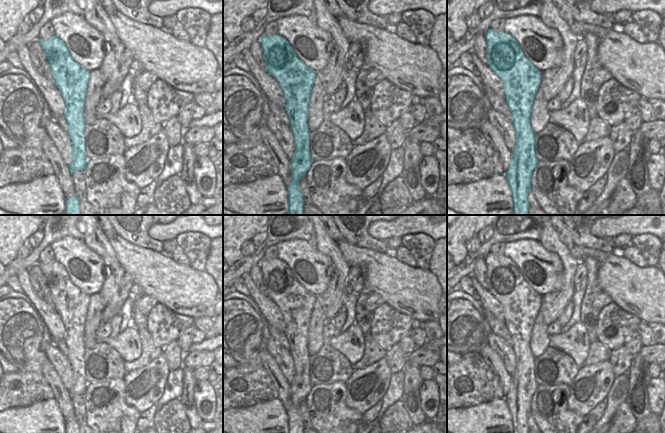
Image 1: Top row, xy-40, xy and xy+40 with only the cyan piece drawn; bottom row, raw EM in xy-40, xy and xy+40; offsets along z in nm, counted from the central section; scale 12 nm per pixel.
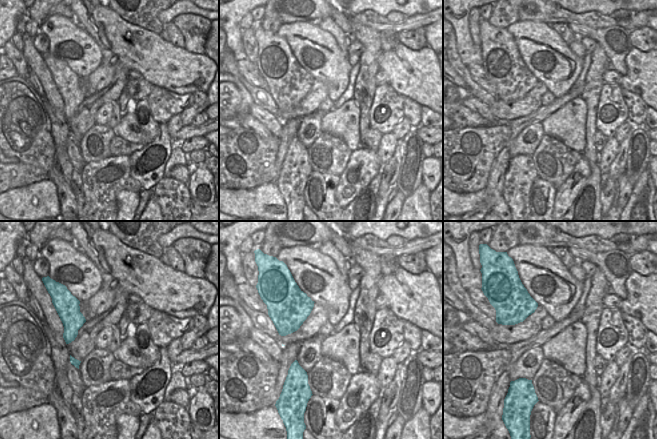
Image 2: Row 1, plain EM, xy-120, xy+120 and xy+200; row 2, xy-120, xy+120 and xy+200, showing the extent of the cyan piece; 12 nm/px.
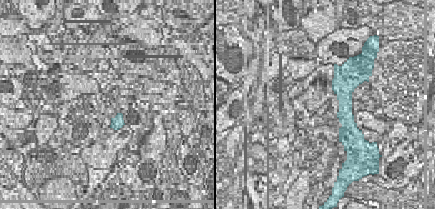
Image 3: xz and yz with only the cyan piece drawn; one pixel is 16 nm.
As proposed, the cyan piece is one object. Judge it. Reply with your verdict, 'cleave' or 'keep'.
keep

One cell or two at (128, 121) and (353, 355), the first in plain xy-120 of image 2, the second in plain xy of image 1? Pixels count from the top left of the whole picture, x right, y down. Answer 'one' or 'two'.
one

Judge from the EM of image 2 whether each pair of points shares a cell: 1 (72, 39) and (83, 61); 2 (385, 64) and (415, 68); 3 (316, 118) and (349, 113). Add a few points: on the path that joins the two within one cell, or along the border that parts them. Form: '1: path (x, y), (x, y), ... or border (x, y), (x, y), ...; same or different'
1: path (78, 44), (84, 48), (84, 55); same
2: path (392, 64), (402, 64), (408, 67); same
3: border (321, 114), (322, 131); different

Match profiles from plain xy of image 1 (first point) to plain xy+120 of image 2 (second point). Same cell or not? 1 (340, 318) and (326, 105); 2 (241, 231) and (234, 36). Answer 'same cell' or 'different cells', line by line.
1: different cells
2: same cell

